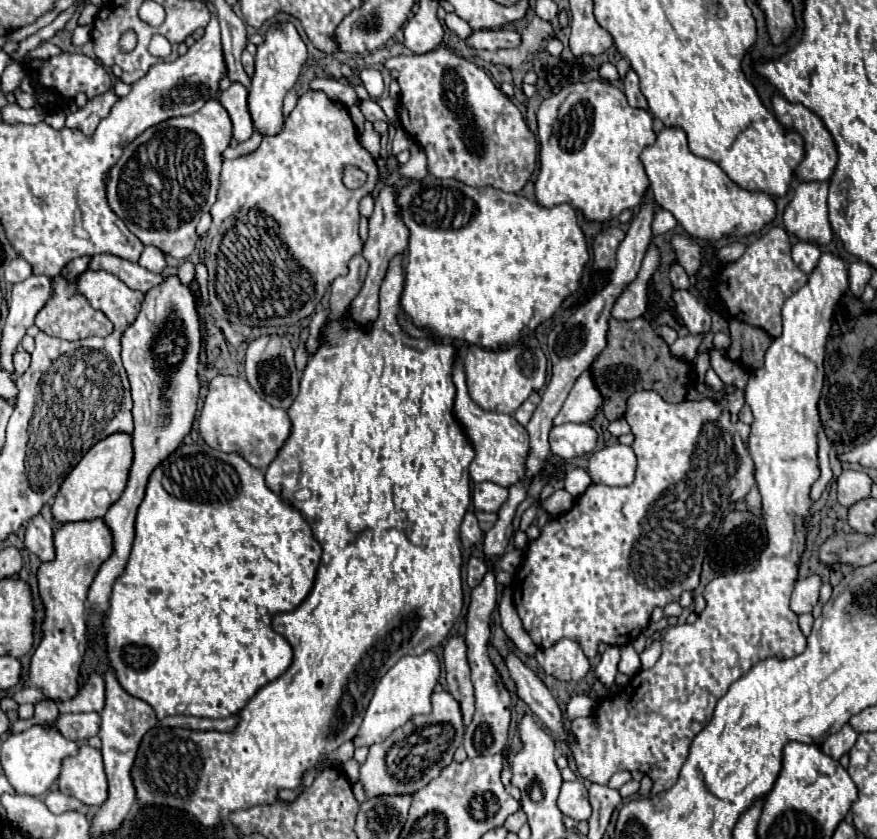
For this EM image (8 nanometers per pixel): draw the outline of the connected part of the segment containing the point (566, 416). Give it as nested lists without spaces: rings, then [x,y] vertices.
[[[586,370],[572,386],[566,402],[562,404],[562,410],[554,418],[554,424],[560,426],[566,422],[590,422],[600,406],[602,396],[592,380],[590,370]]]

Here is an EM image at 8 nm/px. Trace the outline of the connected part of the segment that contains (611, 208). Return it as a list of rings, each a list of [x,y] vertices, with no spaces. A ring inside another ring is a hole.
[[[592,80],[592,82],[580,82],[580,84],[570,84],[566,88],[562,88],[558,94],[546,98],[540,108],[538,108],[538,140],[540,140],[540,172],[538,172],[538,178],[534,182],[534,194],[538,198],[538,204],[540,206],[558,206],[562,202],[570,204],[574,210],[580,210],[586,218],[586,222],[610,222],[612,218],[616,218],[622,210],[626,208],[636,208],[642,204],[642,196],[644,192],[648,190],[650,182],[648,182],[648,176],[642,168],[642,162],[640,162],[640,152],[650,146],[654,140],[656,140],[656,134],[652,130],[652,116],[646,112],[646,110],[640,110],[640,108],[632,108],[628,102],[626,102],[626,96],[620,88],[616,88],[614,84],[610,82],[600,82],[600,80]]]

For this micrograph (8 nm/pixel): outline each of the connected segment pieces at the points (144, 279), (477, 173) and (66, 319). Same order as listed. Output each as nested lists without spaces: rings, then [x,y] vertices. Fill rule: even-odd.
[[[112,254],[92,256],[90,262],[88,262],[88,270],[106,270],[106,272],[114,274],[116,278],[120,278],[128,288],[142,290],[142,292],[148,292],[152,286],[156,286],[164,280],[162,274],[150,272],[136,262],[122,260],[122,258],[112,256]]]
[[[442,46],[422,56],[394,56],[384,66],[400,74],[399,114],[408,114],[408,120],[400,122],[426,150],[430,174],[456,178],[474,188],[494,186],[504,192],[520,192],[524,188],[536,168],[536,138],[524,124],[520,110],[494,86],[482,68]],[[506,158],[516,164],[516,172],[506,172]]]
[[[62,276],[52,278],[52,296],[50,302],[36,314],[34,322],[42,332],[48,336],[58,336],[64,340],[80,340],[80,338],[90,338],[90,336],[108,336],[112,332],[112,322],[100,310],[94,310],[82,294],[78,294],[78,284],[76,280],[66,280]]]

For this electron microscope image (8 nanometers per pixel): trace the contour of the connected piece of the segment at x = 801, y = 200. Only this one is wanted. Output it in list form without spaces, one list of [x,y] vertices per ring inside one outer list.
[[[800,182],[792,202],[784,210],[784,226],[790,234],[812,244],[828,244],[832,228],[828,222],[828,182]]]

